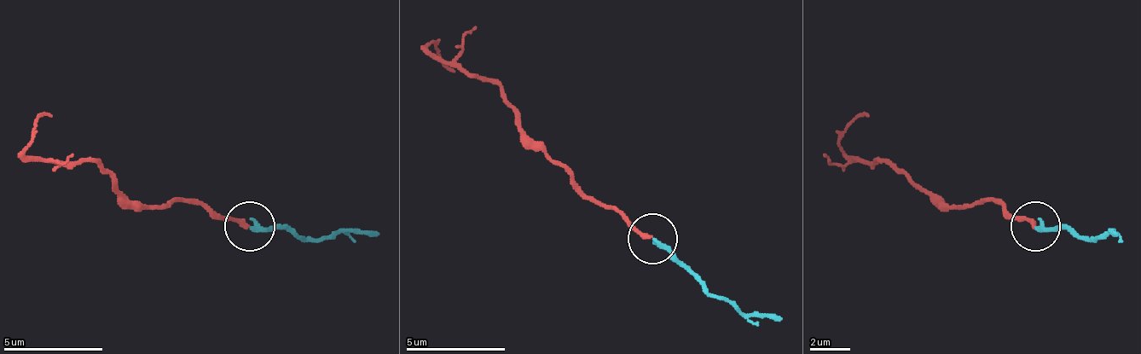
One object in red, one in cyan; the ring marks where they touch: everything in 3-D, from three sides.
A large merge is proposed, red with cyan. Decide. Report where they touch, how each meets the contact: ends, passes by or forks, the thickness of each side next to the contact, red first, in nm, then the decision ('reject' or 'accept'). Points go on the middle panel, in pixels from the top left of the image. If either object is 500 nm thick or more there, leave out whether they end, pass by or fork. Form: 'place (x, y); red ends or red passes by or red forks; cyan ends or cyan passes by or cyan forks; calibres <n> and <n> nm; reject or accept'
place (652, 239); red ends; cyan ends; calibres 200 and 260 nm; accept

